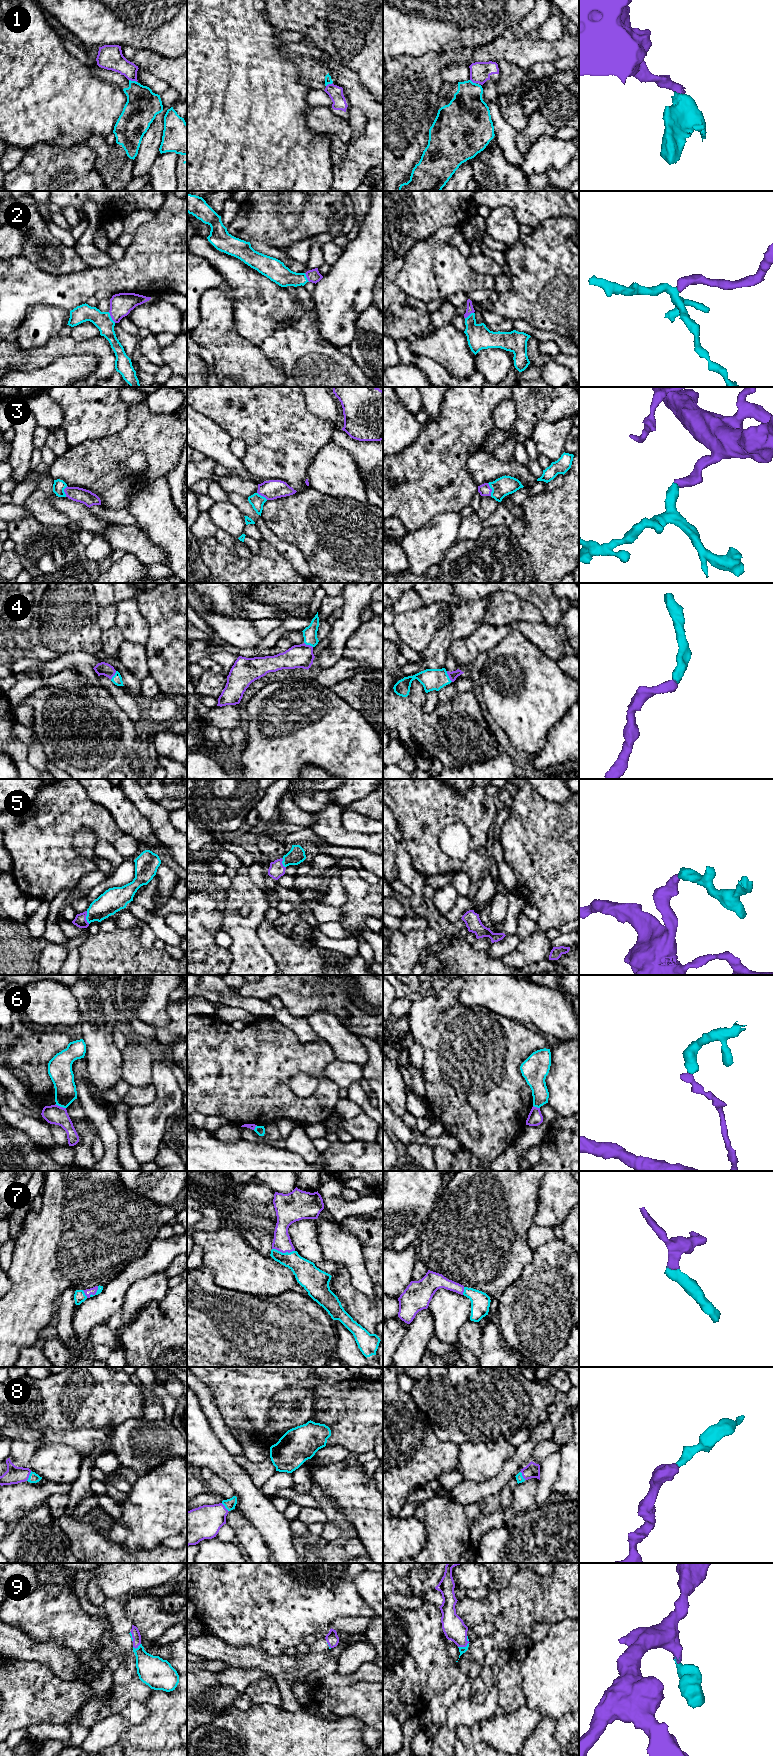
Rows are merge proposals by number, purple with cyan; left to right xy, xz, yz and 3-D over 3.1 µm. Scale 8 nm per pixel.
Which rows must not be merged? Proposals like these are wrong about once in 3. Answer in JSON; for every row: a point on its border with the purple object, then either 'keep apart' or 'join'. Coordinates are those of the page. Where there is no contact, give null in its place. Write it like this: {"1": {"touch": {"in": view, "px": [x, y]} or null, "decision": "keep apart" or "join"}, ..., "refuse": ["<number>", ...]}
{"1": {"touch": {"in": "xy", "px": [133, 80]}, "decision": "keep apart"}, "2": {"touch": {"in": "xy", "px": [111, 317]}, "decision": "join"}, "3": {"touch": {"in": "yz", "px": [491, 489]}, "decision": "join"}, "4": {"touch": {"in": "yz", "px": [448, 675]}, "decision": "join"}, "5": {"touch": {"in": "xy", "px": [85, 917]}, "decision": "join"}, "6": {"touch": {"in": "xy", "px": [59, 1106]}, "decision": "keep apart"}, "7": {"touch": {"in": "xz", "px": [283, 1252]}, "decision": "join"}, "8": {"touch": {"in": "xy", "px": [28, 1476]}, "decision": "join"}, "9": {"touch": {"in": "yz", "px": [466, 1645]}, "decision": "join"}, "refuse": ["1", "6"]}

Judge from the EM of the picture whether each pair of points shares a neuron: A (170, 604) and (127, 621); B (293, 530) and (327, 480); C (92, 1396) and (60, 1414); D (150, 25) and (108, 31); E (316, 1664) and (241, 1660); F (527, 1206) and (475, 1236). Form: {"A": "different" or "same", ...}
{"A": "different", "B": "different", "C": "same", "D": "same", "E": "same", "F": "same"}

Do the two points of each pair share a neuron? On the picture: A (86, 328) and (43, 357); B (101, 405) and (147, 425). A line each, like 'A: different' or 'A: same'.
A: different
B: different

